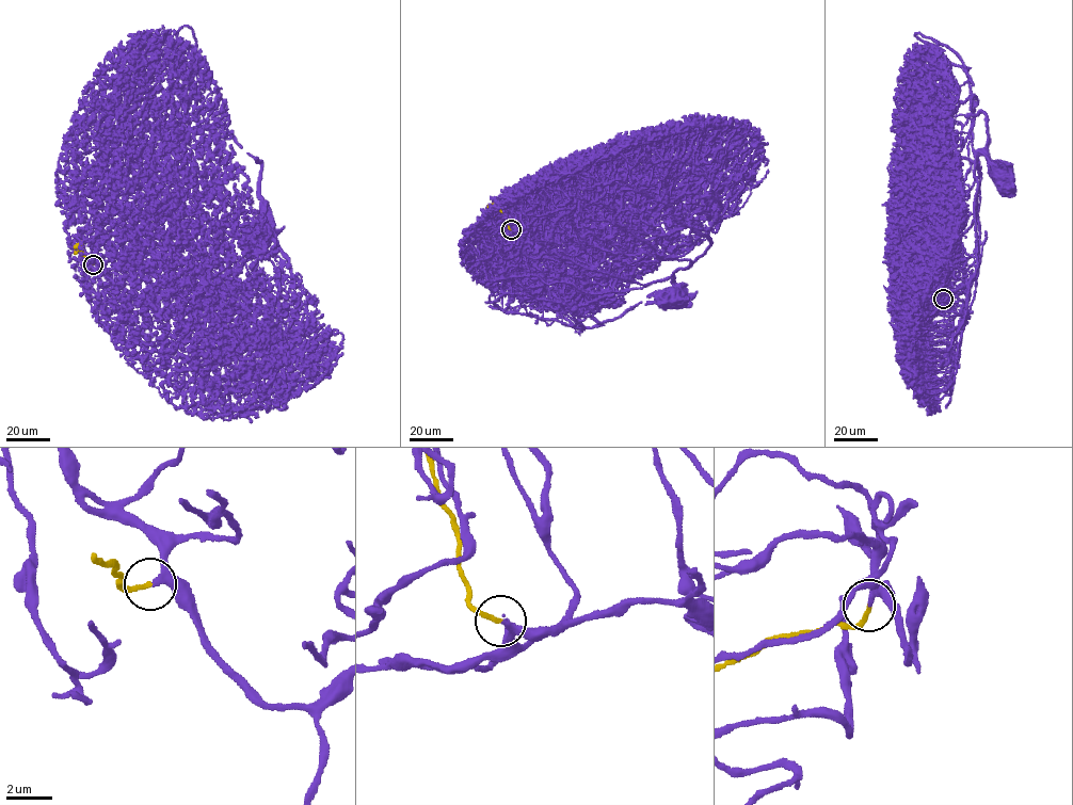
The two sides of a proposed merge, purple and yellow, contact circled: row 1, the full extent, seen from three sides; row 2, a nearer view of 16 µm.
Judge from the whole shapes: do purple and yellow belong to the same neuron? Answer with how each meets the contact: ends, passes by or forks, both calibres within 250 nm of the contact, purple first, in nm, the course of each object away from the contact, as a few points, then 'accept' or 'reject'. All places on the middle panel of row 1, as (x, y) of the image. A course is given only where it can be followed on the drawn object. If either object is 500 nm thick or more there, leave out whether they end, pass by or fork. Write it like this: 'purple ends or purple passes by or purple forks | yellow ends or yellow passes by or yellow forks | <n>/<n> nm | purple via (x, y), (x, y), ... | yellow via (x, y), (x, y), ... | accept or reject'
purple passes by | yellow ends | 190/190 nm | purple via (511, 229), (537, 229), (548, 253), (588, 268), (642, 284), (670, 277), (676, 291), (669, 296), (675, 296) | yellow via (511, 229), (505, 214), (495, 209), (494, 203) | accept

